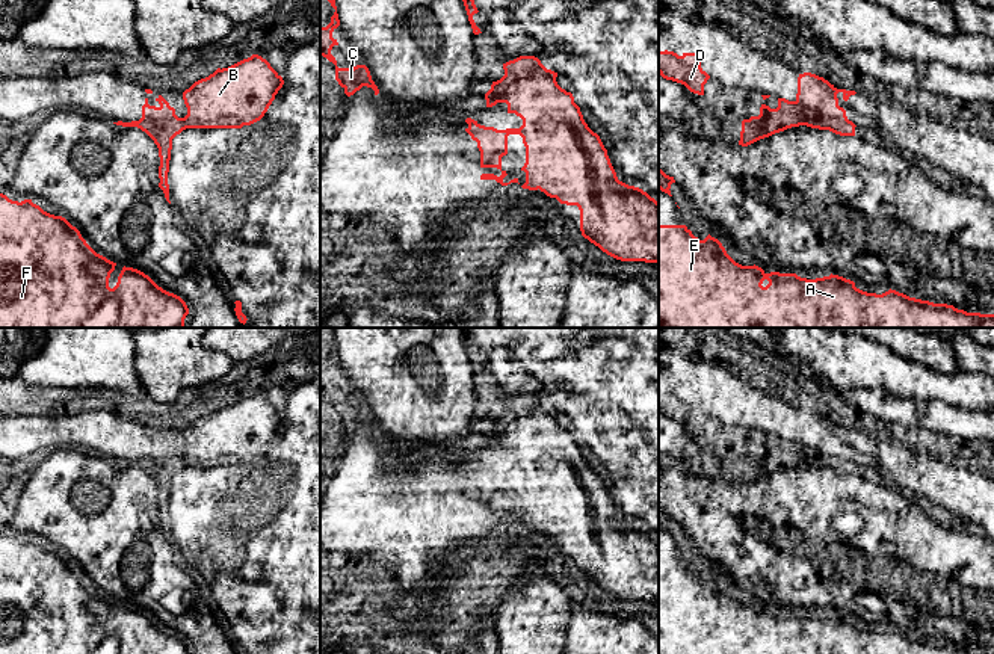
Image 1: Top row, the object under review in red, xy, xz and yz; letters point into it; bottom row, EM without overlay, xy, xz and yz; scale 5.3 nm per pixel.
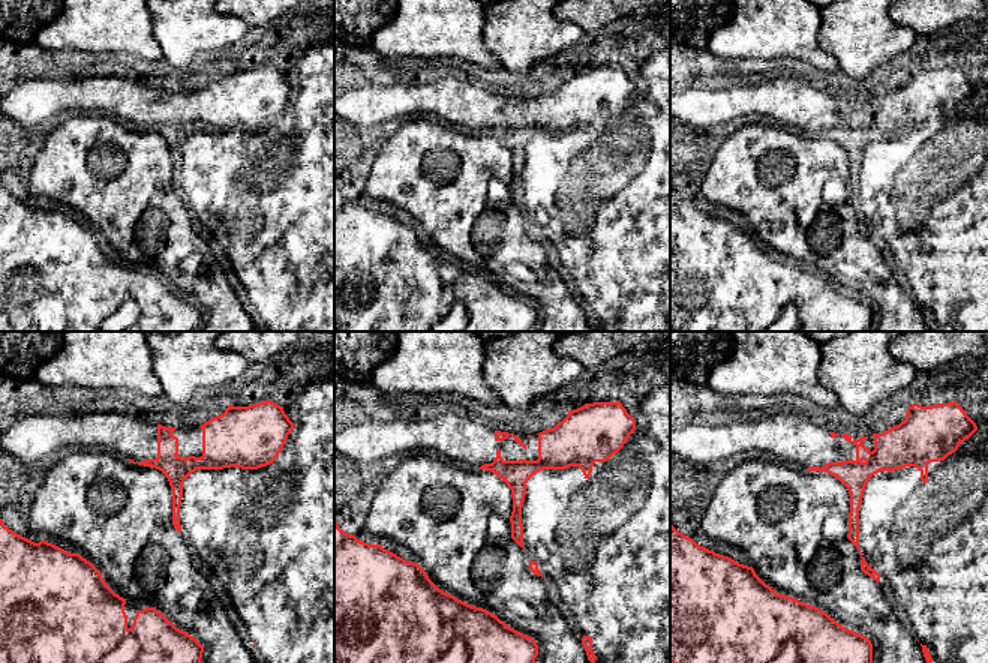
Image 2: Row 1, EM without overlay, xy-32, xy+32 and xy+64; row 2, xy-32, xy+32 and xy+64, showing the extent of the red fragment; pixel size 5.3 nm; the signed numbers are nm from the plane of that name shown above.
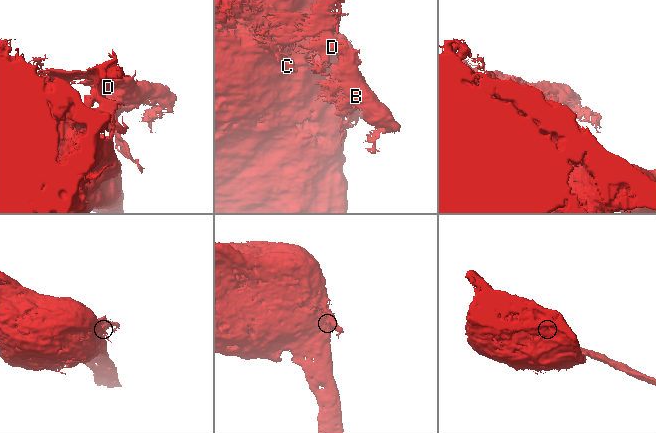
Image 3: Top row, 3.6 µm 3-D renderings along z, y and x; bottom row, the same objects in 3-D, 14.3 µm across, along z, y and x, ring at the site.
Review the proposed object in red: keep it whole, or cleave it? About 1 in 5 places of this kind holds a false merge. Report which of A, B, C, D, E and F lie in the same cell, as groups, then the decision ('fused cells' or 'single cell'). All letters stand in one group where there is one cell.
A B C D E F; single cell

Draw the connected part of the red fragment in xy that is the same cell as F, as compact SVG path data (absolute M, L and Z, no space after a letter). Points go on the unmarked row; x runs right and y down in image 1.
M0 532L0 654L187 654L189 646L186 640L162 625L159 625L148 613L133 606L122 606L118 621L113 627L109 625L110 612L115 609L116 601L97 592L82 575L80 569L73 565L65 556L54 554L44 550L32 538L21 541L9 538Z

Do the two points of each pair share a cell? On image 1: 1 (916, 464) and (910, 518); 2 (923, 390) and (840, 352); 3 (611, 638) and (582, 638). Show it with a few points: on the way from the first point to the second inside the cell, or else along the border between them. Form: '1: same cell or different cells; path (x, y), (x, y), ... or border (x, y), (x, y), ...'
1: different cells; border (898, 488), (901, 491)
2: same cell; path (902, 378), (876, 366), (861, 364)
3: same cell; path (603, 638), (589, 638)

